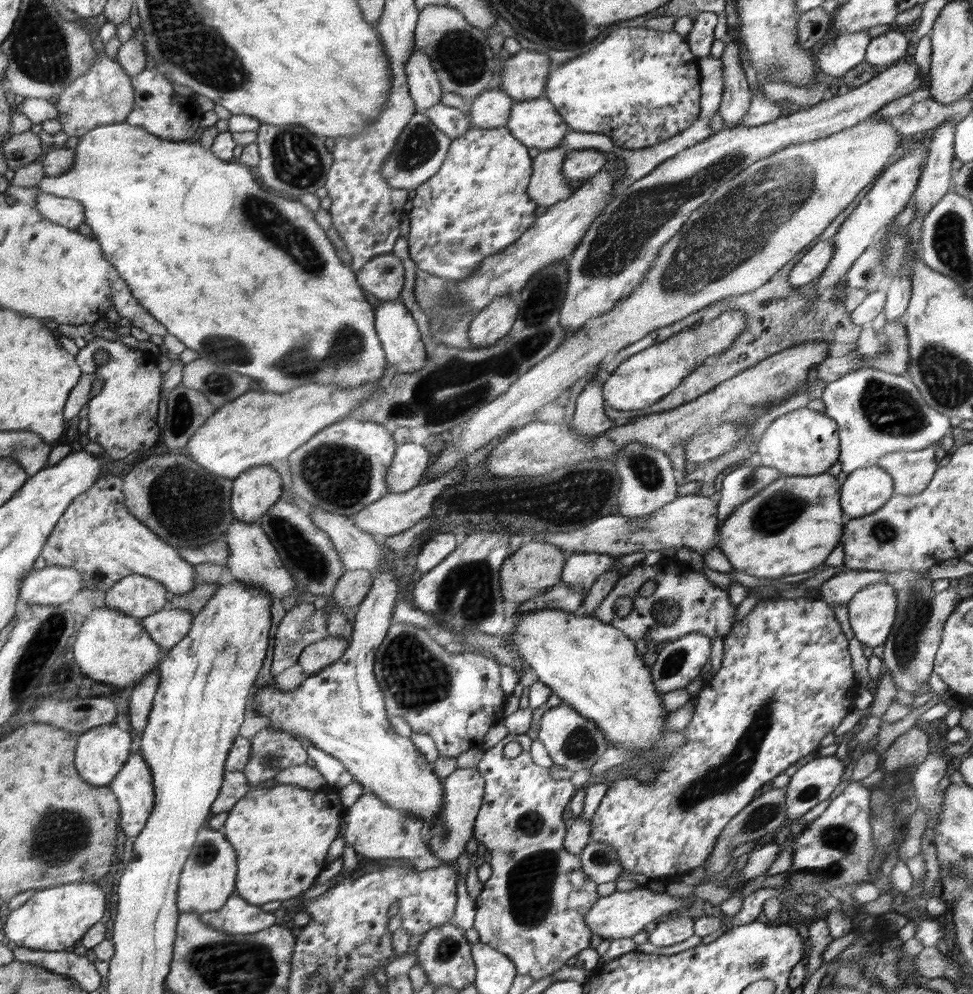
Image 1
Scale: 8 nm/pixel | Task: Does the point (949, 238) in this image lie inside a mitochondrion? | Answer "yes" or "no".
yes

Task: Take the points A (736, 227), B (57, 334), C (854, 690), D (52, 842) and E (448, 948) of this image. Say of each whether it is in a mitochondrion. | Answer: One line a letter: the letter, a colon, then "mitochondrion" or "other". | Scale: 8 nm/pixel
A: mitochondrion
B: other
C: other
D: mitochondrion
E: mitochondrion

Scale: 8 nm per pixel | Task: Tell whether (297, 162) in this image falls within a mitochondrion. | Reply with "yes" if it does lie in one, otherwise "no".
yes

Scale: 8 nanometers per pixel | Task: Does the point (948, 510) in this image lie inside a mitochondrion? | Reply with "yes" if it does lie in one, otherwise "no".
no

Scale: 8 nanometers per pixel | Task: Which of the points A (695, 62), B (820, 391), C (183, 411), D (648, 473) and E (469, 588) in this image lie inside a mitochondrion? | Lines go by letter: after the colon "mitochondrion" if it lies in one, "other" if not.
A: other
B: other
C: mitochondrion
D: mitochondrion
E: mitochondrion

